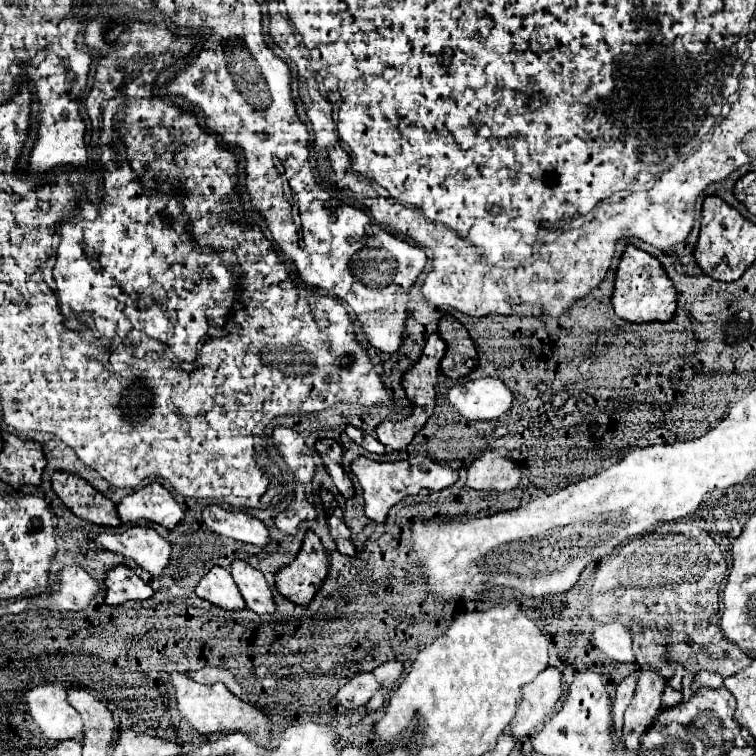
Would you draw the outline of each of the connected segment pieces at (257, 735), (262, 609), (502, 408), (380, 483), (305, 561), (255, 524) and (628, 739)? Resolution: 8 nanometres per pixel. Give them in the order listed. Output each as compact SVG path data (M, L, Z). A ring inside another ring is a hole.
M171 674L171 682L175 688L175 698L179 712L191 712L191 726L197 728L199 734L225 734L225 732L243 732L251 736L259 744L269 742L269 718L255 708L253 704L247 704L233 696L223 684L213 686L201 686L187 674Z
M235 560L231 564L231 576L235 584L239 586L247 608L253 610L255 614L273 614L275 612L275 600L273 592L265 580L265 576L249 566L243 560Z
M481 378L449 390L449 402L467 420L491 420L511 410L513 390L499 378Z
M365 456L357 458L353 462L353 474L357 476L361 488L363 488L363 498L365 498L365 514L373 522L385 522L389 510L401 502L405 496L411 494L421 494L429 496L433 492L439 492L443 488L453 486L459 480L457 470L453 470L447 464L439 464L427 456L415 456L407 460L397 460L397 462L375 462Z
M301 550L297 558L277 572L279 592L295 604L309 606L321 584L329 574L327 552L305 552Z
M207 506L203 512L203 522L217 534L265 548L271 544L267 526L247 512L231 512L221 506Z
M641 672L637 680L635 696L625 712L623 726L623 744L627 750L639 748L639 738L653 724L661 708L661 696L665 688L665 678L659 672Z

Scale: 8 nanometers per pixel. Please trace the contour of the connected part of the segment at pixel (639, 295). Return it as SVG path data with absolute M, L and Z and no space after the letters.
M629 244L619 264L619 272L615 280L615 294L611 302L617 316L627 322L635 322L635 324L669 322L677 310L677 292L667 272L659 264L659 260Z

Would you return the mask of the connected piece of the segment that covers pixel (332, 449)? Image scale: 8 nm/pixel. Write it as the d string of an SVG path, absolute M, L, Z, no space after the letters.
M325 438L325 440L317 440L315 448L317 448L319 456L323 458L323 462L325 462L325 466L327 466L327 470L329 470L333 482L335 482L335 486L339 488L339 492L341 492L345 498L353 498L355 488L353 488L351 480L347 478L345 468L341 466L341 456L343 456L341 444L339 444L337 440Z

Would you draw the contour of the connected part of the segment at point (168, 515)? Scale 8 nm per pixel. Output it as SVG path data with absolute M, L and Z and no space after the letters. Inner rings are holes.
M153 482L129 496L125 496L119 506L119 516L123 522L137 522L141 518L155 522L167 530L173 530L185 520L185 510L179 502L163 488L159 482Z

